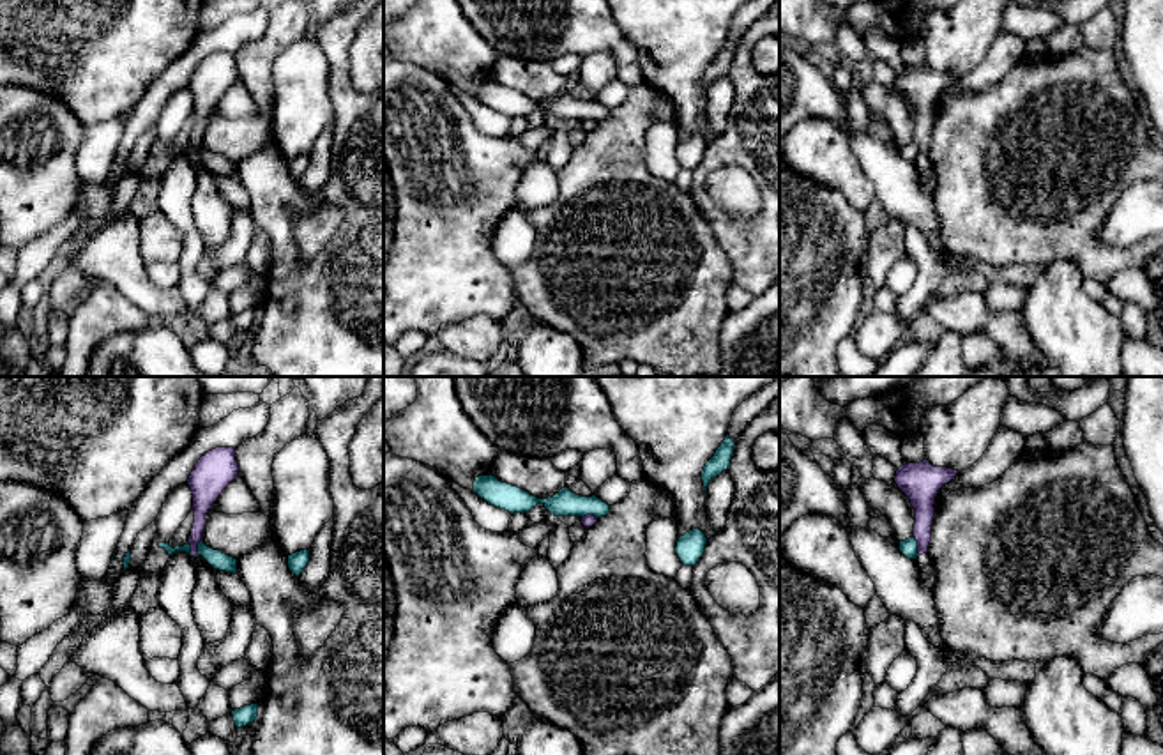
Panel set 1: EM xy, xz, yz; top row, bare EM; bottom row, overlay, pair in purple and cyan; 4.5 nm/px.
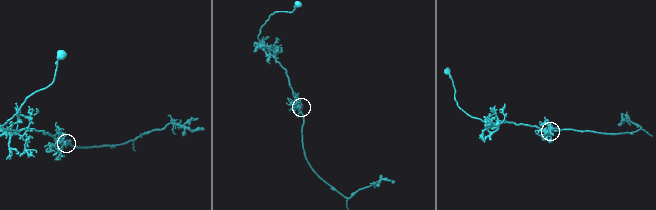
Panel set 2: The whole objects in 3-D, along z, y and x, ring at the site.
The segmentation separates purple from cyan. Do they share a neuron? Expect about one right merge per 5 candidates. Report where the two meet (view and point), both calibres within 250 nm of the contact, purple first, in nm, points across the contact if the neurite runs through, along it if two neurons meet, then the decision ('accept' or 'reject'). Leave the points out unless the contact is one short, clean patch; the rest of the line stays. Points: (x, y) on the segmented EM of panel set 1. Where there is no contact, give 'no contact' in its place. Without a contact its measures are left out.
yz (918, 545) | 140/80 nm | along yz (914, 536), (919, 554) | reject

